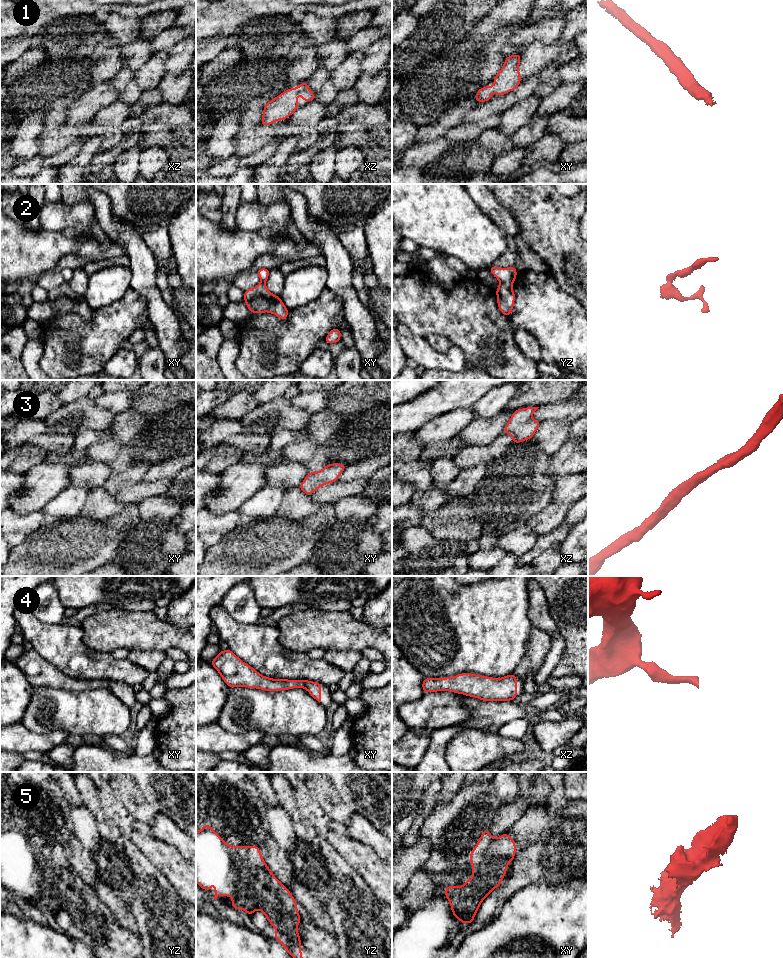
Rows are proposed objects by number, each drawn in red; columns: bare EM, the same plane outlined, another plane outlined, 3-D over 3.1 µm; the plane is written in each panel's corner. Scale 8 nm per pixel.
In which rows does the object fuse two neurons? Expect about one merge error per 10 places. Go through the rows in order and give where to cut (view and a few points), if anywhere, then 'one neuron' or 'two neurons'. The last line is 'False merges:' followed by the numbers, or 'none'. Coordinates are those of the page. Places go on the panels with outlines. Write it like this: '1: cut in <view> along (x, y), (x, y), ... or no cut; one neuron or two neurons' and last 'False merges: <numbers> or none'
1: no cut; one neuron
2: no cut; one neuron
3: no cut; one neuron
4: no cut; one neuron
5: no cut; one neuron
False merges: none

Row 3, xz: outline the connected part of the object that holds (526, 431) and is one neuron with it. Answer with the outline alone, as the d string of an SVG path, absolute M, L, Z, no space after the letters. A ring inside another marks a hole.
M526 407L514 411L502 432L512 436L511 443L521 443L524 440L530 440L534 436L542 423L531 419L538 408Z

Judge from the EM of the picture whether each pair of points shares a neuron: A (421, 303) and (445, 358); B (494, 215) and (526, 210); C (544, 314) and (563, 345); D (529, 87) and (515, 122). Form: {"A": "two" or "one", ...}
{"A": "two", "B": "two", "C": "one", "D": "two"}

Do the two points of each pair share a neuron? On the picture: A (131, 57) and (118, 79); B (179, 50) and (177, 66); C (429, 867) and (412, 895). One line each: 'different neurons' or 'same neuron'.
A: different neurons
B: same neuron
C: different neurons

